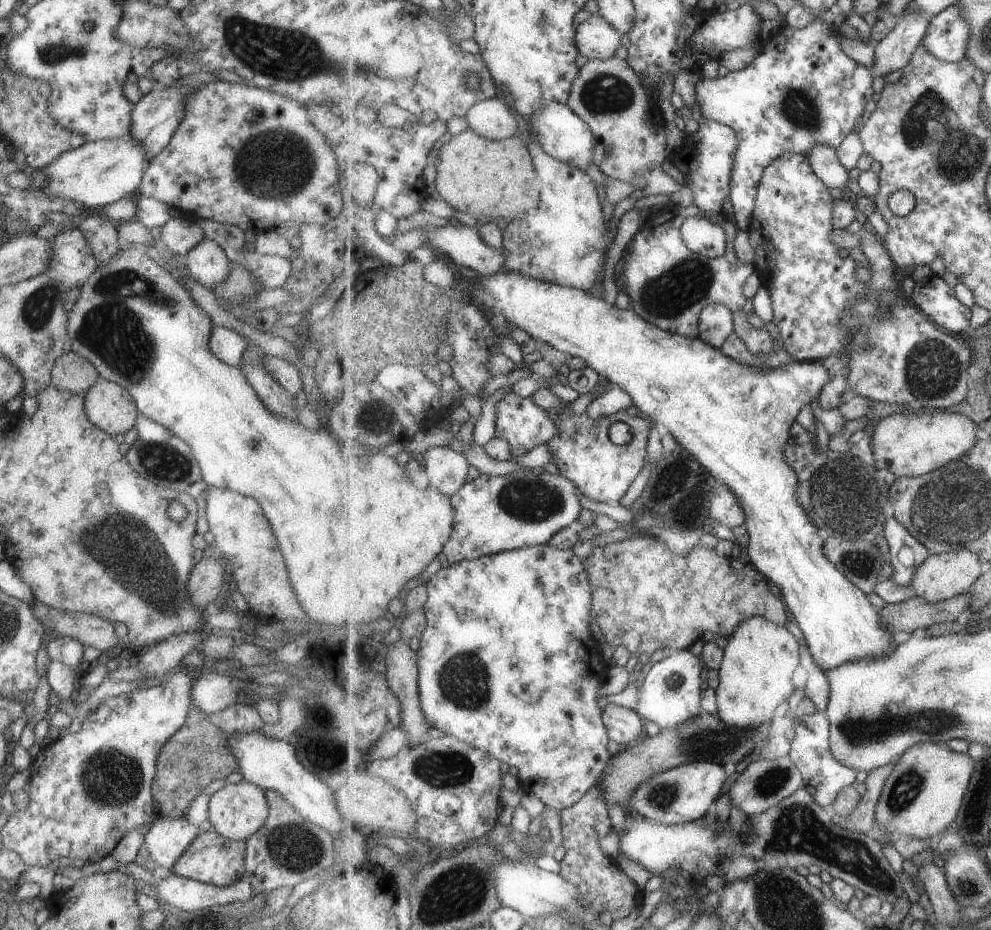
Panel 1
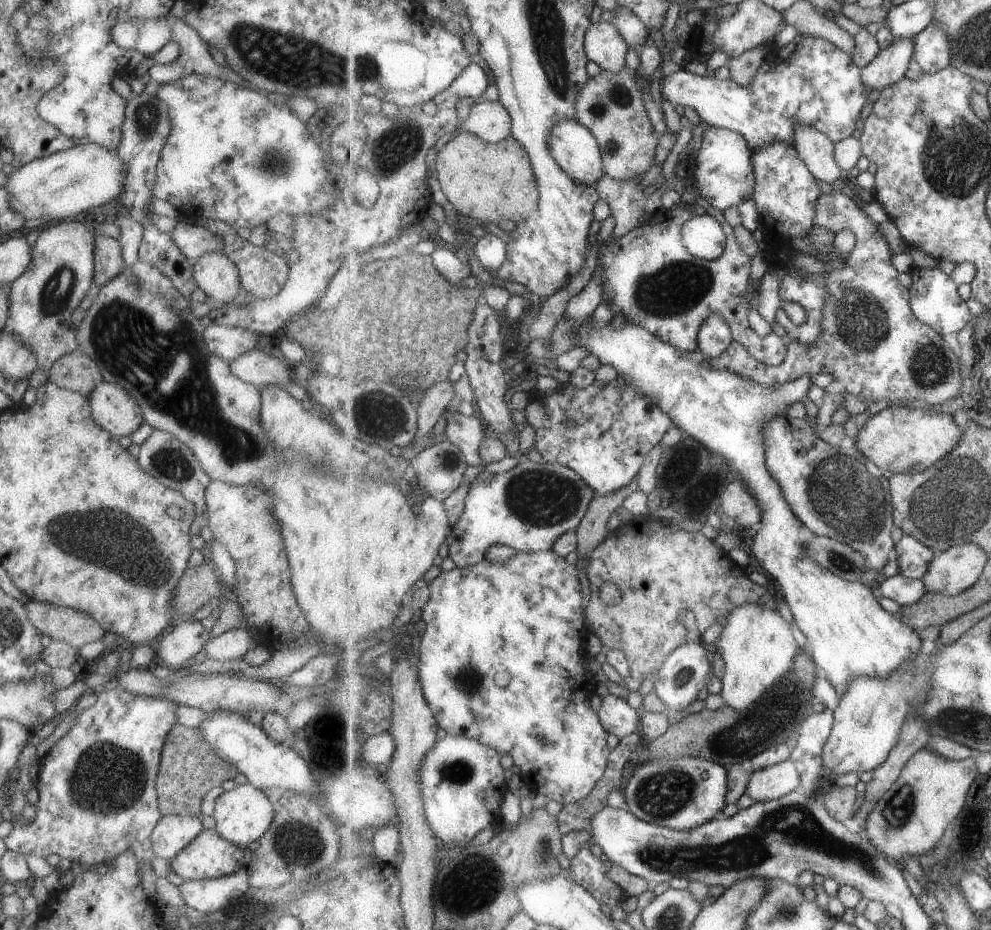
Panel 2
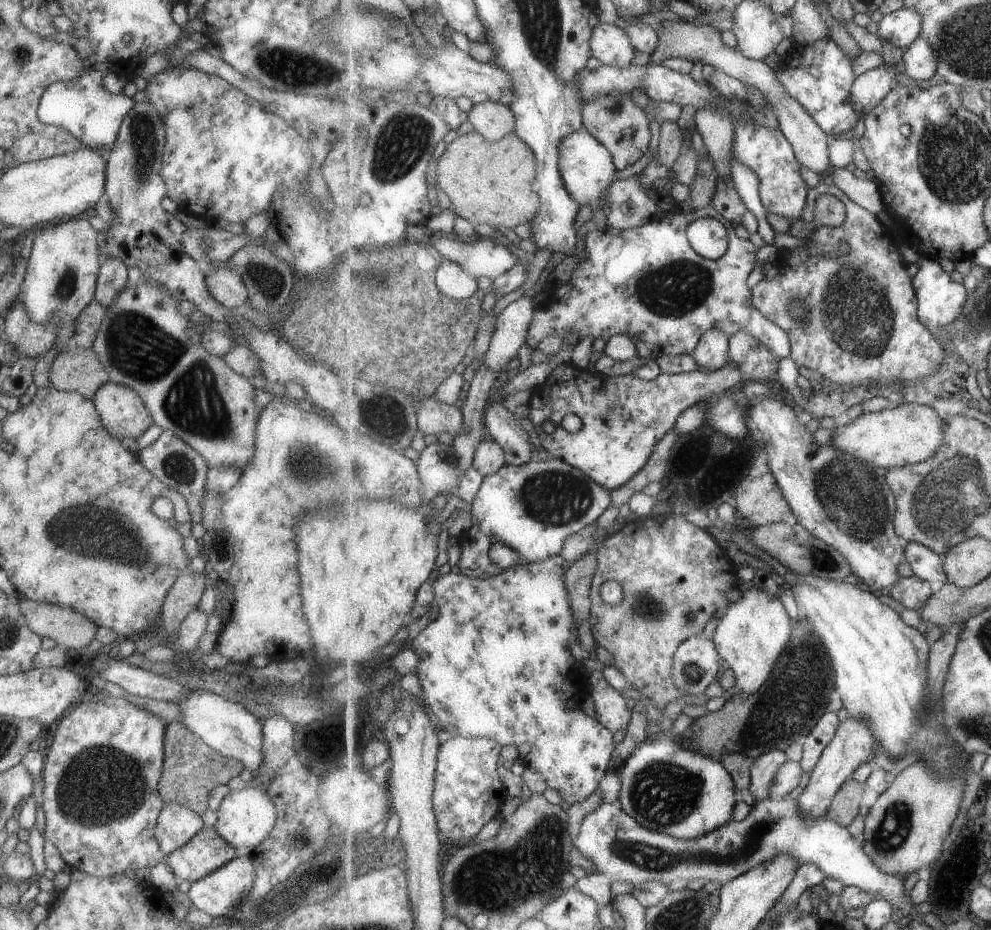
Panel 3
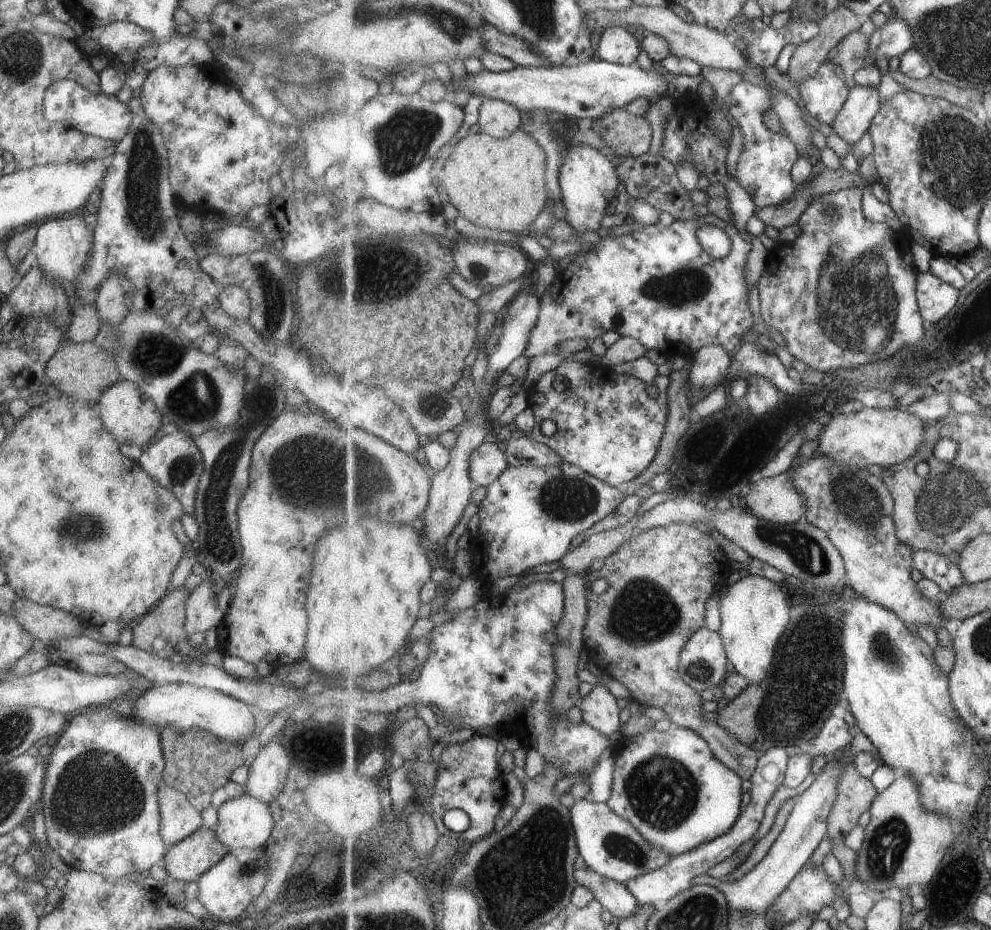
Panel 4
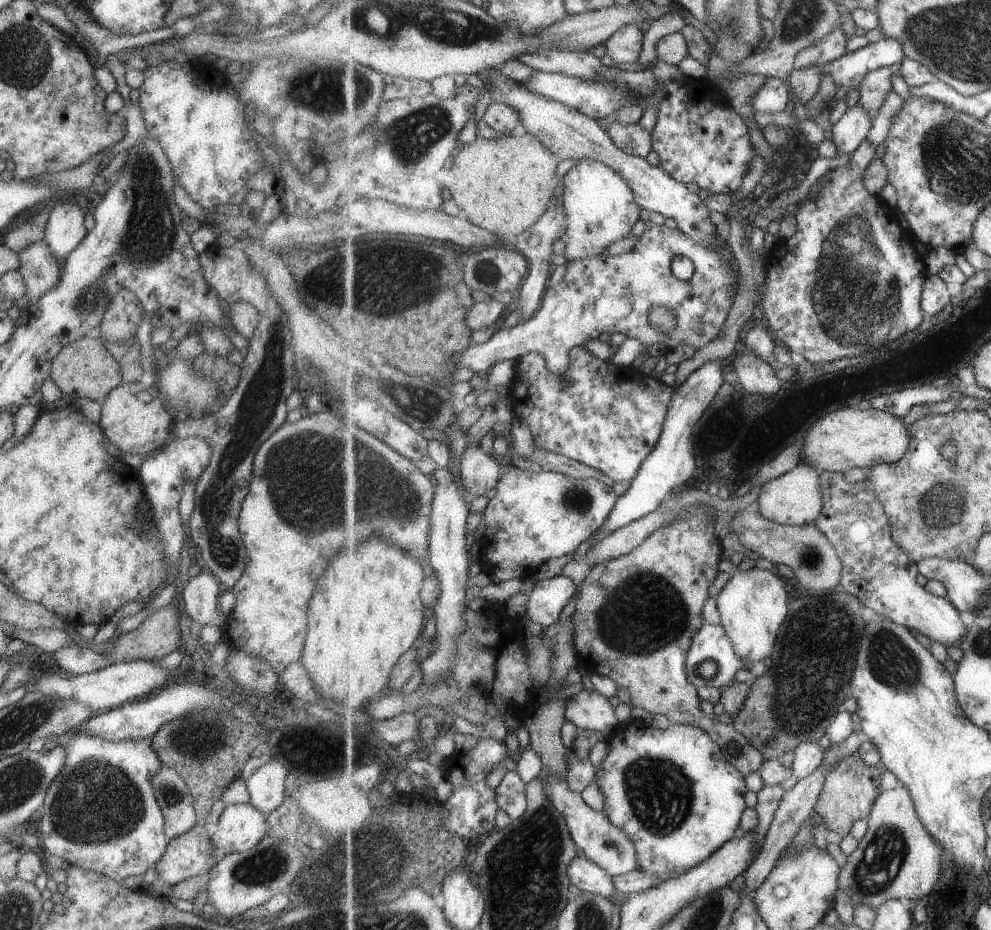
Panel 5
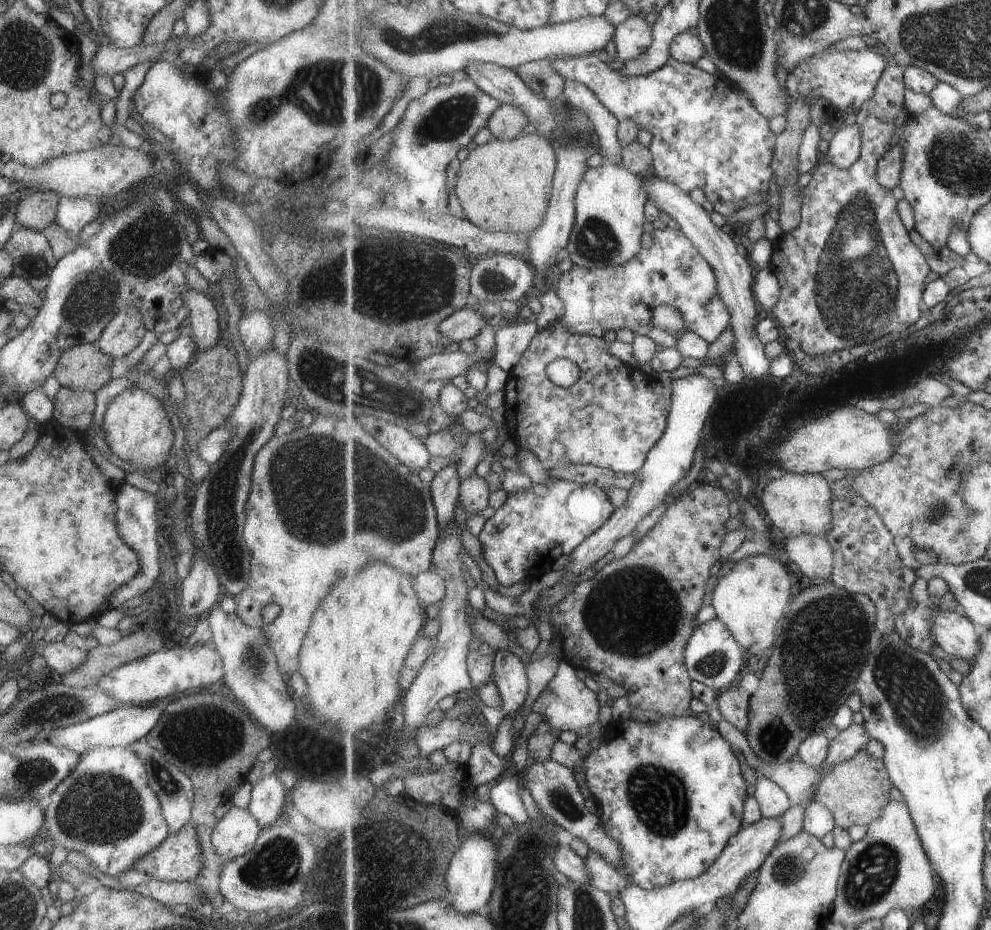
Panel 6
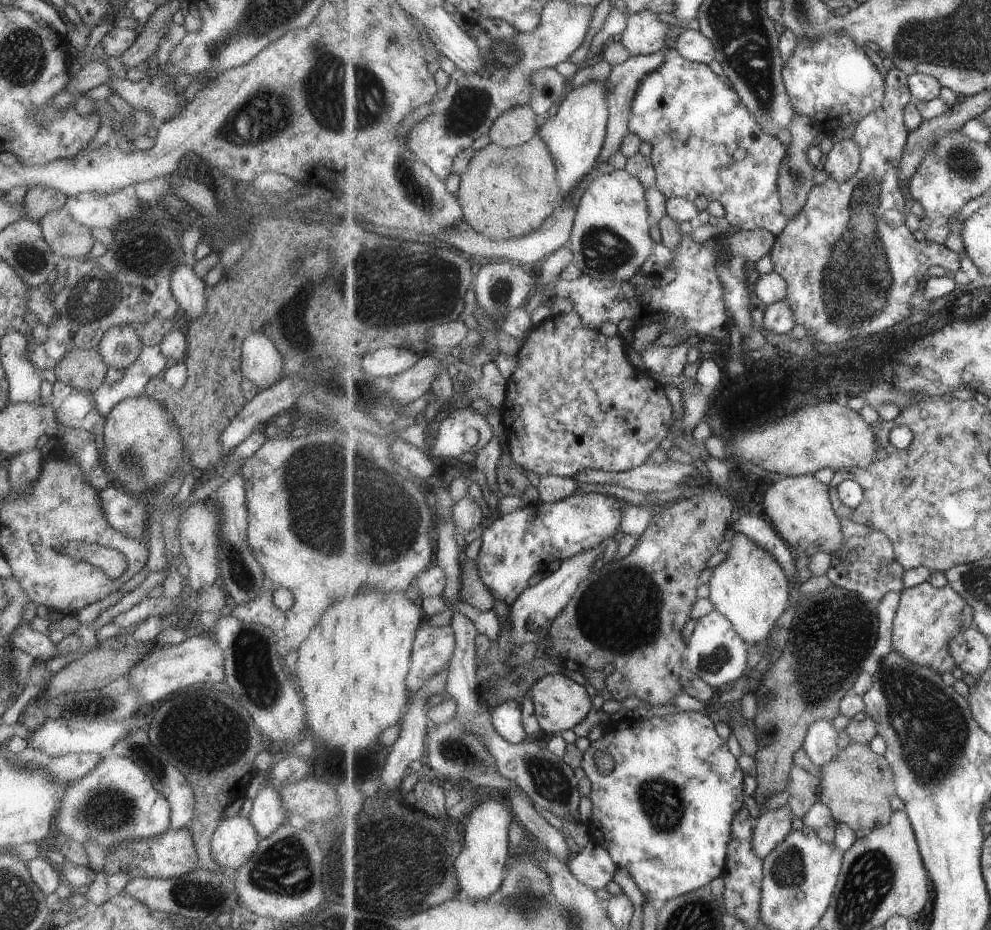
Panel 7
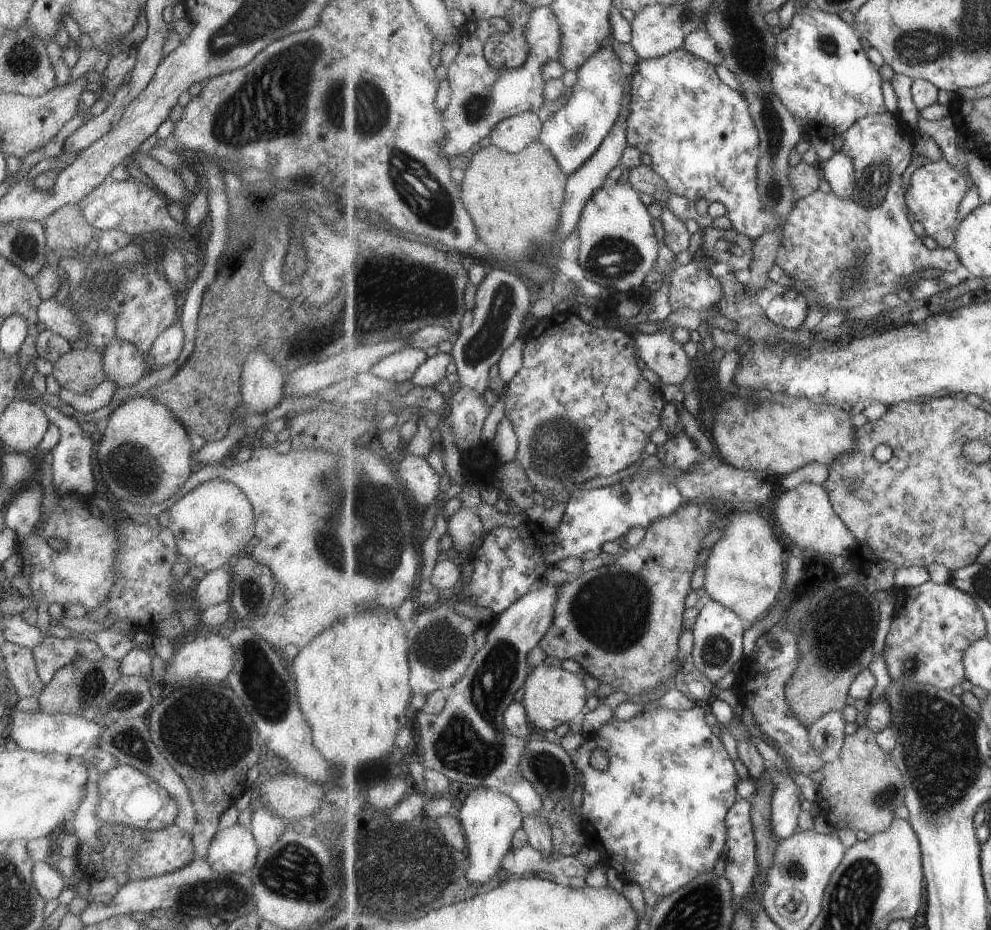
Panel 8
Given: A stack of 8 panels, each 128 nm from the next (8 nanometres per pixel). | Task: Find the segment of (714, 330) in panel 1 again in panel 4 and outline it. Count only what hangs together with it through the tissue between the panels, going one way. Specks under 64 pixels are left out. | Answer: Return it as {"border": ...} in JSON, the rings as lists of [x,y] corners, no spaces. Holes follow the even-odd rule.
{"border":[[[710,344],[693,356],[691,366],[691,400],[706,400],[721,384],[729,382],[728,372],[734,362],[734,354],[722,344]]]}

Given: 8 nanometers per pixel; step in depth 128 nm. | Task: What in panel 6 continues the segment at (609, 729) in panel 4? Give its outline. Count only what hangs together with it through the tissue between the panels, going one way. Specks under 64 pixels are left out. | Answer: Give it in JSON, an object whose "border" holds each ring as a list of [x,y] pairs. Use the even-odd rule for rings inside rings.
{"border":[[[564,658],[561,664],[559,676],[550,684],[550,687],[543,693],[543,696],[533,706],[533,711],[542,713],[544,725],[555,729],[555,731],[575,731],[582,728],[593,730],[598,727],[600,712],[603,705],[600,704],[600,694],[585,686],[584,673],[578,670],[569,660]]]}

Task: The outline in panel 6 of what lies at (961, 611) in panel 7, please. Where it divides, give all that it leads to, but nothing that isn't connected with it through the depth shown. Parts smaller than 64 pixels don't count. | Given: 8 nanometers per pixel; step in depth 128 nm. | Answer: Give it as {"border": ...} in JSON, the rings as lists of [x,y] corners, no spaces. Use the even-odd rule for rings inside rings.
{"border":[[[919,577],[914,586],[915,604],[904,615],[896,620],[896,628],[901,636],[913,647],[930,653],[937,644],[933,624],[936,623],[937,612],[958,610],[957,597],[951,592],[944,597],[934,597],[930,593],[931,582]]]}

